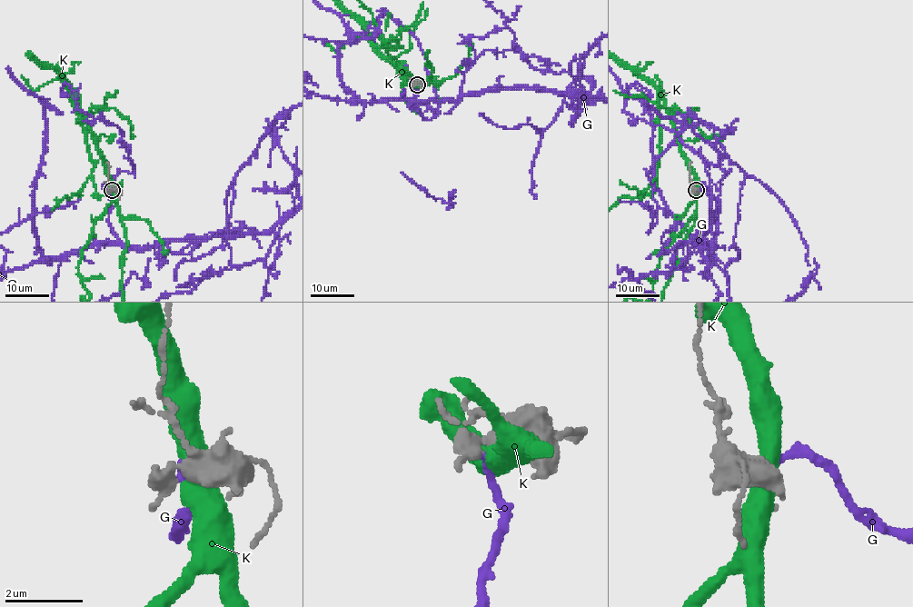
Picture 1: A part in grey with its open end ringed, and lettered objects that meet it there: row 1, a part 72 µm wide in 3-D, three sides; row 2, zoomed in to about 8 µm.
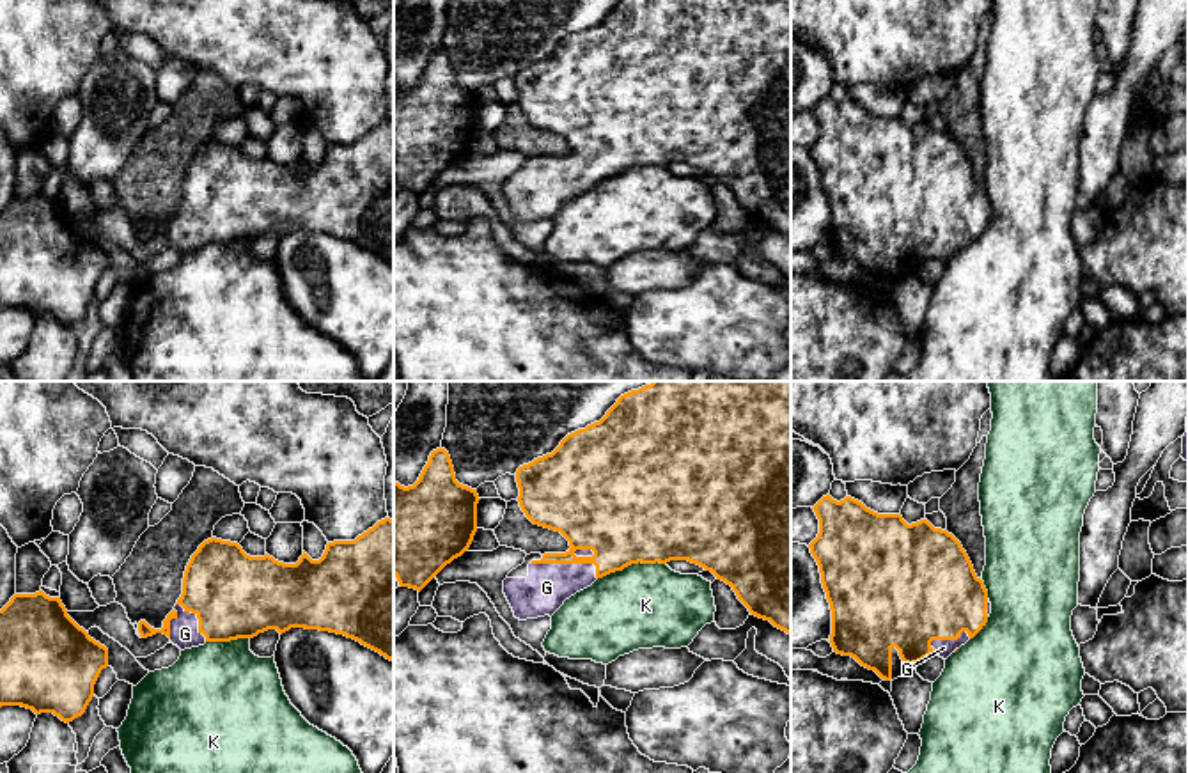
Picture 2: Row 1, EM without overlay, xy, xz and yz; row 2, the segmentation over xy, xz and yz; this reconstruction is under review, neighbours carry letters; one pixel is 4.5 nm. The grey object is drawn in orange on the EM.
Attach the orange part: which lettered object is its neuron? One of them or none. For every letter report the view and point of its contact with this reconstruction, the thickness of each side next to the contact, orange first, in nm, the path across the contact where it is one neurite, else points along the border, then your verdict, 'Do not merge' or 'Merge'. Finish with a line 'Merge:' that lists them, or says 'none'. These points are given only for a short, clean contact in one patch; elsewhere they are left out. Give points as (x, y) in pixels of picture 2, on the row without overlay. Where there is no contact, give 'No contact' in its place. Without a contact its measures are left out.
G: Touches orange at xz (570, 165). Thickness 340 nm (orange) against 200 nm. Merge
K: Touches orange at xz (632, 165). Thickness 500 nm (orange) against 380 nm. Do not merge
Merge: G

